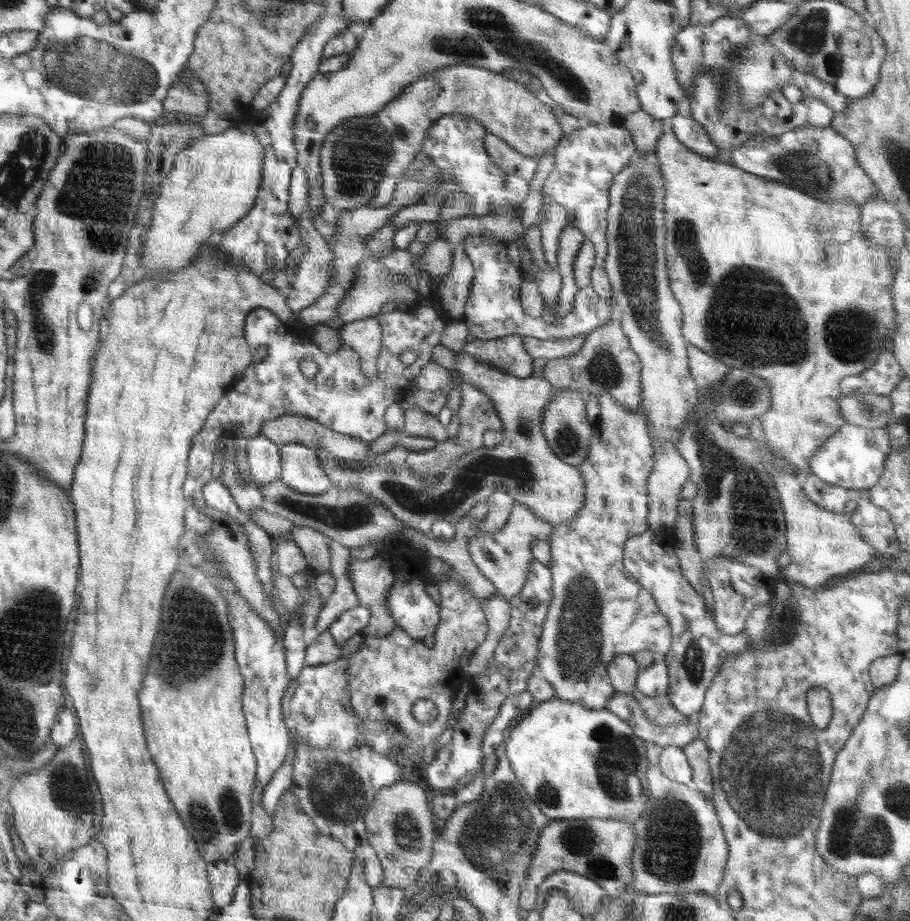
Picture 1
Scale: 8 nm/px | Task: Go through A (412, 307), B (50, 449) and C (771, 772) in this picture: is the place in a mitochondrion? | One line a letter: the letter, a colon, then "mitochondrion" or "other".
A: other
B: other
C: mitochondrion

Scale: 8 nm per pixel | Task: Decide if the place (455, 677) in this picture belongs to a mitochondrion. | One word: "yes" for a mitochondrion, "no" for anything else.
no

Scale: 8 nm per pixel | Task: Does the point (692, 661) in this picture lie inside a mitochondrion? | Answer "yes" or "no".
yes

